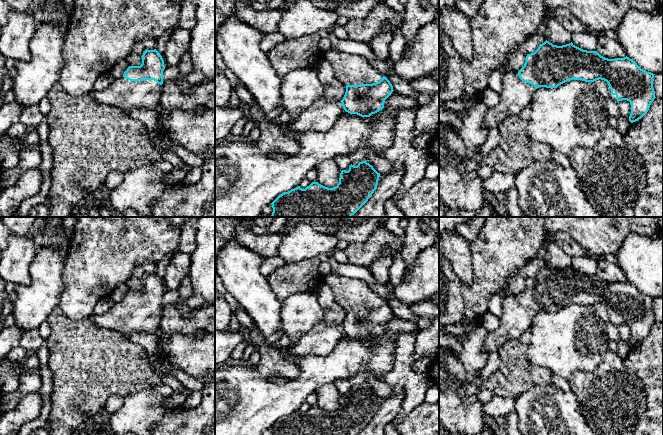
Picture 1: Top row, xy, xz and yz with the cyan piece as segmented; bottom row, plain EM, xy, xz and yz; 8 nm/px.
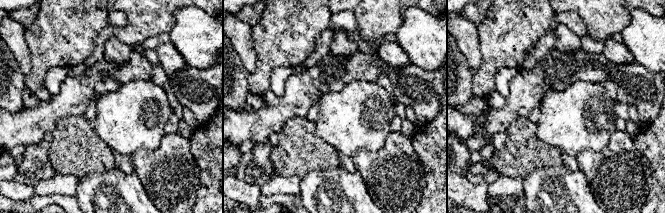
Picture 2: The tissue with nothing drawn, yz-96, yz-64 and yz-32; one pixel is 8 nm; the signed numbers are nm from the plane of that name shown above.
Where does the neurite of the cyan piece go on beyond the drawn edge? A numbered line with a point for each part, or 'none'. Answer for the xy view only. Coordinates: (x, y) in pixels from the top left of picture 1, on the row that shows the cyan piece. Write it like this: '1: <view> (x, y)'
1: xy (122, 93)

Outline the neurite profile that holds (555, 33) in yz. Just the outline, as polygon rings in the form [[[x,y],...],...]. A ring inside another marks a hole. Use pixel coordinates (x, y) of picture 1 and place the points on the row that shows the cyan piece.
[[[547,7],[545,13],[545,37],[553,45],[562,46],[572,42],[571,33],[568,32],[552,15],[554,8]]]

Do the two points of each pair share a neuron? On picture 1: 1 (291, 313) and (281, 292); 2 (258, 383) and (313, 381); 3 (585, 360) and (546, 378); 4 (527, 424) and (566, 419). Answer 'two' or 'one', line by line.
1: two
2: one
3: two
4: one

